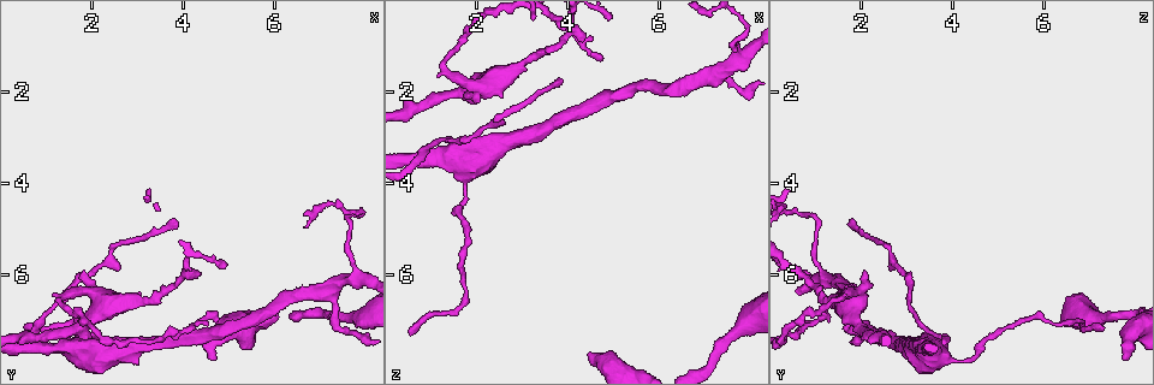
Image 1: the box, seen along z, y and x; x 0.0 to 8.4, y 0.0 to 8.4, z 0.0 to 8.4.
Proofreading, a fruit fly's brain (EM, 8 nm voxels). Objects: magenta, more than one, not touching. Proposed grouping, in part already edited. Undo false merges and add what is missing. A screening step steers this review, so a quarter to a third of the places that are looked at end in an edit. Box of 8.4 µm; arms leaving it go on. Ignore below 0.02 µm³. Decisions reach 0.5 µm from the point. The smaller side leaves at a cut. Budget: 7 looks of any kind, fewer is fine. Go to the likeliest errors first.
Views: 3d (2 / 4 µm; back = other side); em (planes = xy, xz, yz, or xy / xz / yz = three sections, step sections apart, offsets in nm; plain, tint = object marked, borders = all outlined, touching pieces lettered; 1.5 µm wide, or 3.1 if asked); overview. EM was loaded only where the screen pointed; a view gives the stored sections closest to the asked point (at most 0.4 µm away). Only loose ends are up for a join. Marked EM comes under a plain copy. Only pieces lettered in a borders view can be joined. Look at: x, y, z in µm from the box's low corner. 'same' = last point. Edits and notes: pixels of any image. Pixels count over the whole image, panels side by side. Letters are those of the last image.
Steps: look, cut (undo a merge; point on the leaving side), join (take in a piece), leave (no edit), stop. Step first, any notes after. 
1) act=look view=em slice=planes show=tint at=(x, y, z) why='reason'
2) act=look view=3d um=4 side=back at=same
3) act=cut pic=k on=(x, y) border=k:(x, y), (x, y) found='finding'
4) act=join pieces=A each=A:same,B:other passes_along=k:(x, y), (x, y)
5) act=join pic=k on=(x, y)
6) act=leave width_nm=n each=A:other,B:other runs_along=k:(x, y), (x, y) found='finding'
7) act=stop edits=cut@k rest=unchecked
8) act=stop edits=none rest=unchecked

act=look view=3d um=4 at=(4.60, 7.85, 7.65) why='branch stops here'

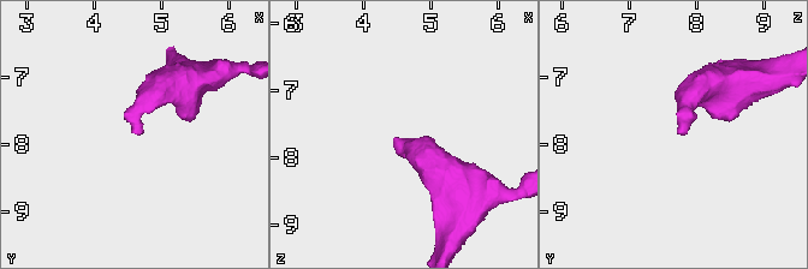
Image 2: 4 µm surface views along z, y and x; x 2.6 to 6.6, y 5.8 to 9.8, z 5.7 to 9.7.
act=look view=em slice=xy step=8 show=tint at=(4.60, 7.85, 7.75)

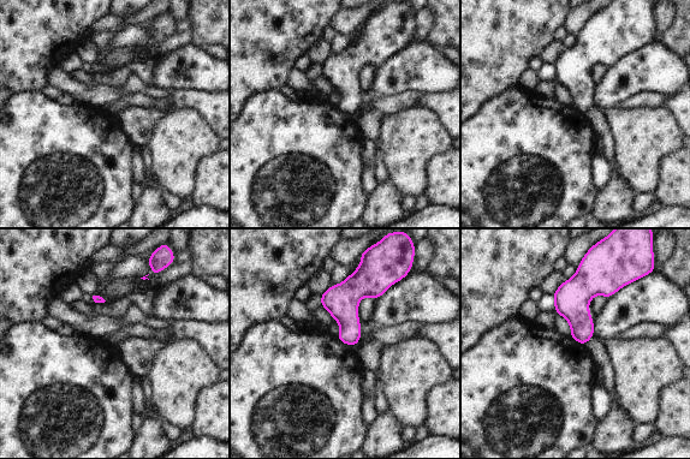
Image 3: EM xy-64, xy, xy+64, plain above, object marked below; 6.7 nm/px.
act=look view=em slice=planes show=borders at=same

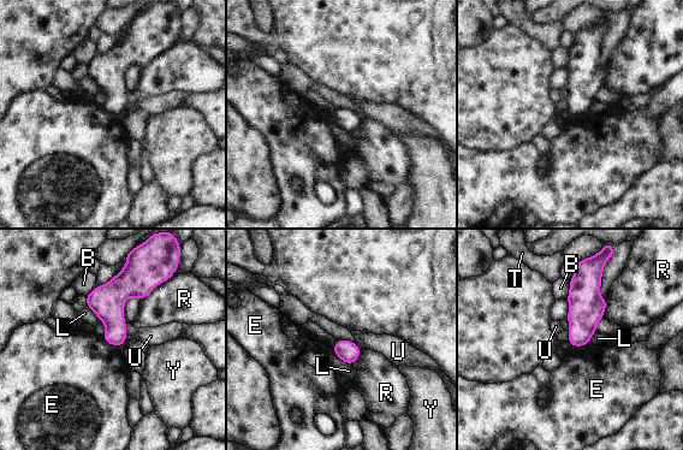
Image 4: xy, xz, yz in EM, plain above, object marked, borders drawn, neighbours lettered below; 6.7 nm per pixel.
act=leave longest_contact=R:220nm each=B:other,E:other,L:other,R:other,T:other,U:other,Y:other found='none of them fits'

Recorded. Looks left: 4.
act=look view=3d um=2 side=back at=(1.45, 6.50, 1.60) why='sudden change in width'

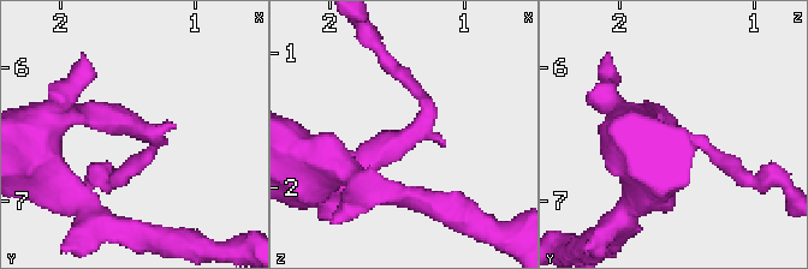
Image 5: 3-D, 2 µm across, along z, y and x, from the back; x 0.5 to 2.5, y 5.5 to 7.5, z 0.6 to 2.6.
act=look view=em slice=planes show=borders at=(1.46, 6.46, 1.66) why='now the EM'

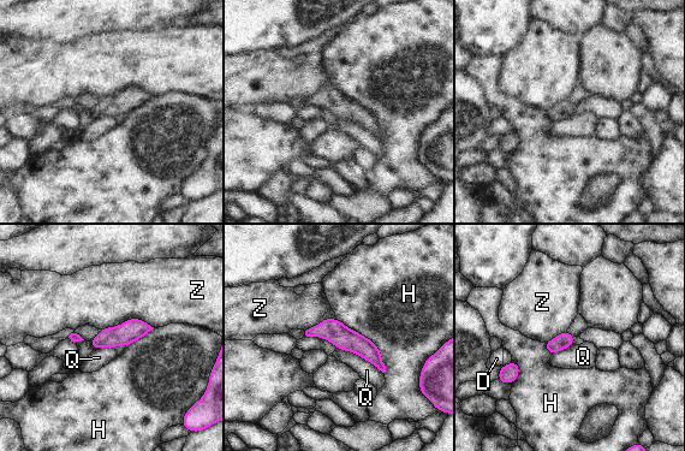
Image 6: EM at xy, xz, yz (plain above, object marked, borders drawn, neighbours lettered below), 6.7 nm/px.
act=leave each=D:other,H:other,Q:other,Z:other found='one cell here'

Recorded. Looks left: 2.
act=look view=em slice=yz step=8 show=borders at=(1.70, 7.80, 4.35) why='sudden change in width'

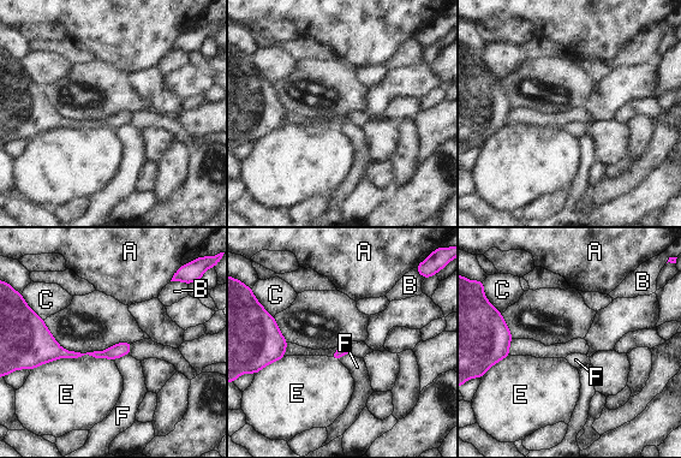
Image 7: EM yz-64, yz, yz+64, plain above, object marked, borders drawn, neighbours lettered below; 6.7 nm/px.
act=leave width_nm=60 longest_contact=E:550nm each=A:other,B:other,C:other,E:other,F:other found='continuous, no second cell'

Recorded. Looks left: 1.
act=stop edits=none rest=unchecked

